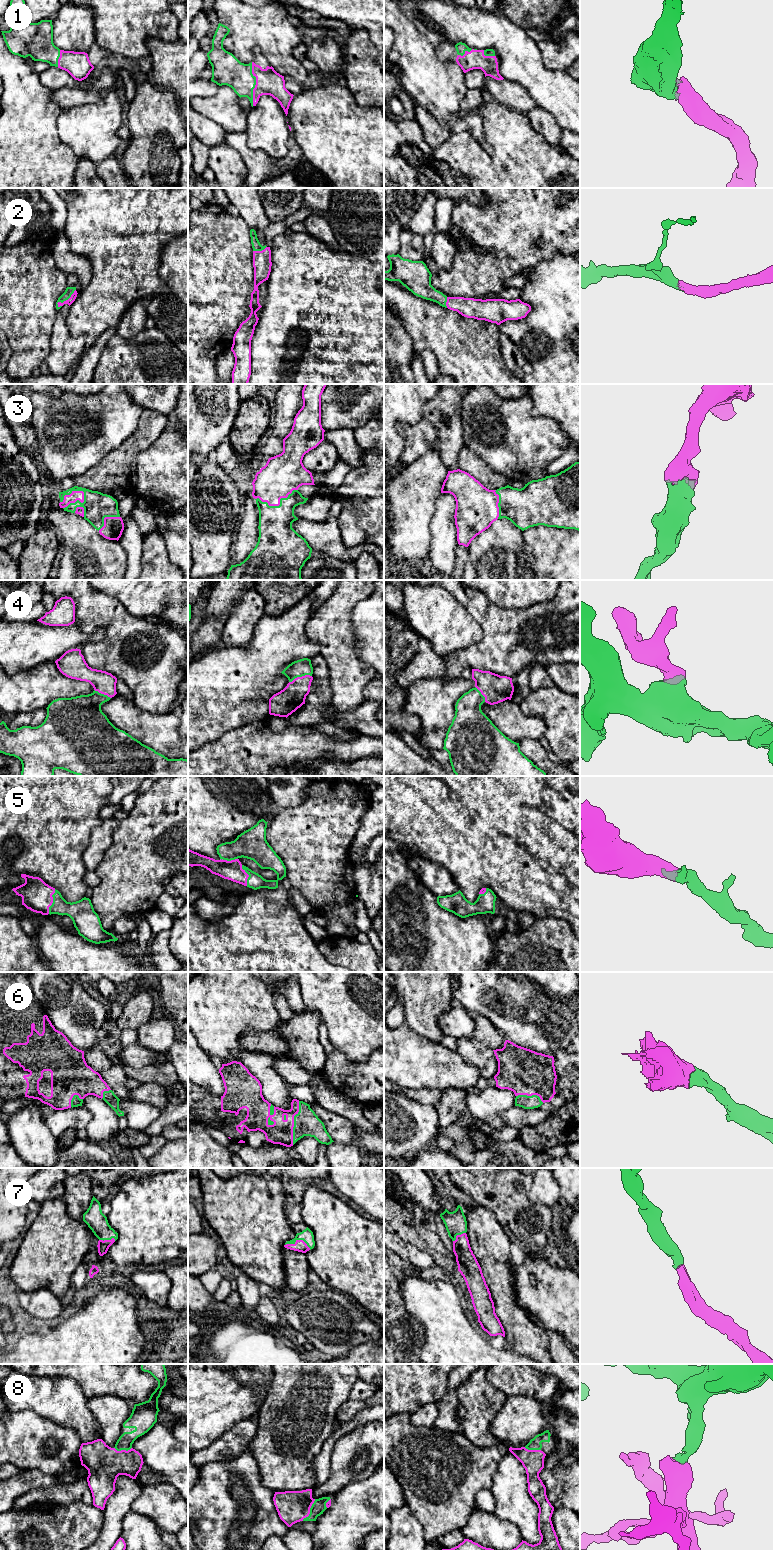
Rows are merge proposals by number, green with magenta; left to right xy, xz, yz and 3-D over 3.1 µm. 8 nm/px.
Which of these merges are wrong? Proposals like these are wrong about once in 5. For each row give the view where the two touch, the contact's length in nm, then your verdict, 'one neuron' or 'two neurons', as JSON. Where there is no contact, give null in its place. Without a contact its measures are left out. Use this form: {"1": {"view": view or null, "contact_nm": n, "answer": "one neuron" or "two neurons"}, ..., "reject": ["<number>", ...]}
{"1": {"view": "xz", "contact_nm": 360, "answer": "one neuron"}, "2": {"view": "xy", "contact_nm": 200, "answer": "one neuron"}, "3": {"view": "xy", "contact_nm": 220, "answer": "one neuron"}, "4": {"view": "xz", "contact_nm": 190, "answer": "one neuron"}, "5": {"view": "xy", "contact_nm": 200, "answer": "one neuron"}, "6": {"view": "xz", "contact_nm": 360, "answer": "one neuron"}, "7": {"view": "xz", "contact_nm": 220, "answer": "one neuron"}, "8": {"view": "xz", "contact_nm": 200, "answer": "one neuron"}, "reject": []}

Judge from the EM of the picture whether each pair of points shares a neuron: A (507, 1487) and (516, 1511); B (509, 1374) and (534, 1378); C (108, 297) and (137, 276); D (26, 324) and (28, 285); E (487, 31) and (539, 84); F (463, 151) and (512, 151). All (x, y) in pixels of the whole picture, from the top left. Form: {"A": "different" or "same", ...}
{"A": "same", "B": "same", "C": "same", "D": "same", "E": "same", "F": "same"}

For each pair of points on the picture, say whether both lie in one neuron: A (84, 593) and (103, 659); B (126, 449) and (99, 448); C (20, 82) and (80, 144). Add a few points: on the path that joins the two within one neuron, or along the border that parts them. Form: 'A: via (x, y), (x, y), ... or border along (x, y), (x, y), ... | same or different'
A: via (97, 609), (110, 622), (110, 643) | same
B: border along (132, 434), (109, 451), (96, 464) | different
C: border along (62, 111), (57, 120), (57, 133), (63, 143) | different

